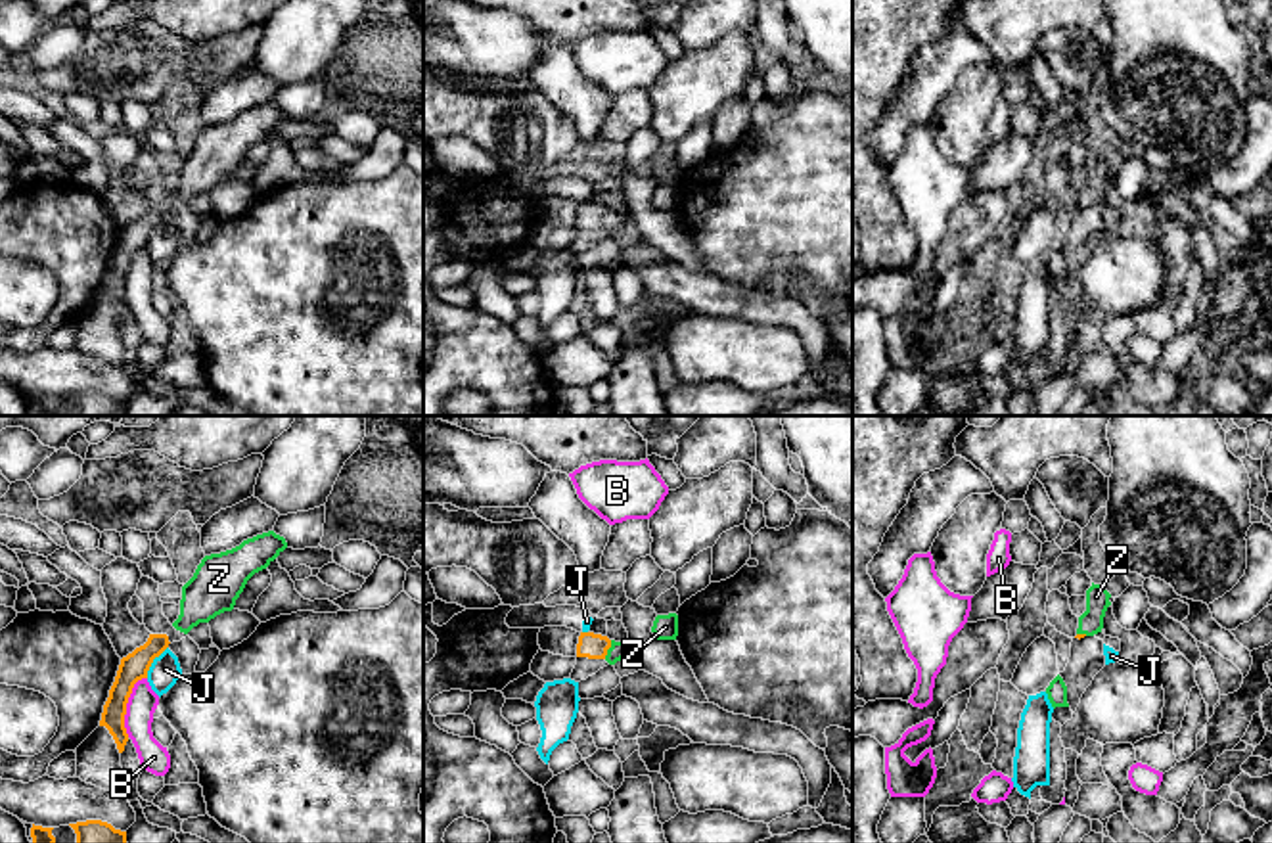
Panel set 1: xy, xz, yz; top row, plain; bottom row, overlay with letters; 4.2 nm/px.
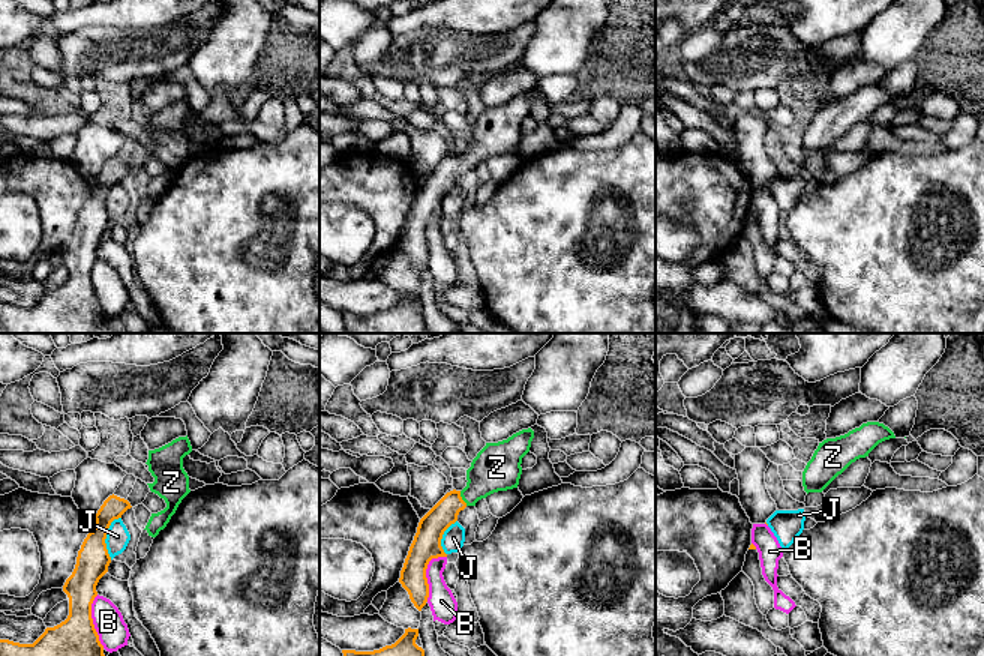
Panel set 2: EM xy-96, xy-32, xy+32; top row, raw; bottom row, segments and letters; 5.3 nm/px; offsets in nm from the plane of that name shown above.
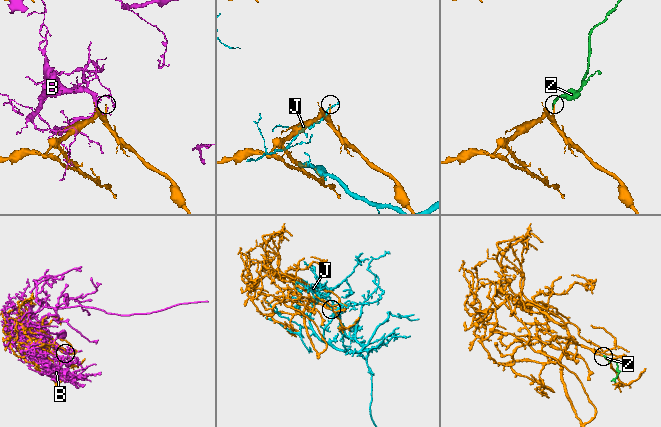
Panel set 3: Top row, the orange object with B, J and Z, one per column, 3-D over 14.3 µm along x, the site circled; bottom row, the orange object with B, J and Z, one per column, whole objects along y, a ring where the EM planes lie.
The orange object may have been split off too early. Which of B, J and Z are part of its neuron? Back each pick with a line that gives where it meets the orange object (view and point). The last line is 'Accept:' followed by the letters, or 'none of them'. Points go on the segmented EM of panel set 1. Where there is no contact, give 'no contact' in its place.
Z: meets orange in xz at (608, 648)
Accept: Z

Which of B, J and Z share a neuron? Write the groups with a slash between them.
B / J / Z

